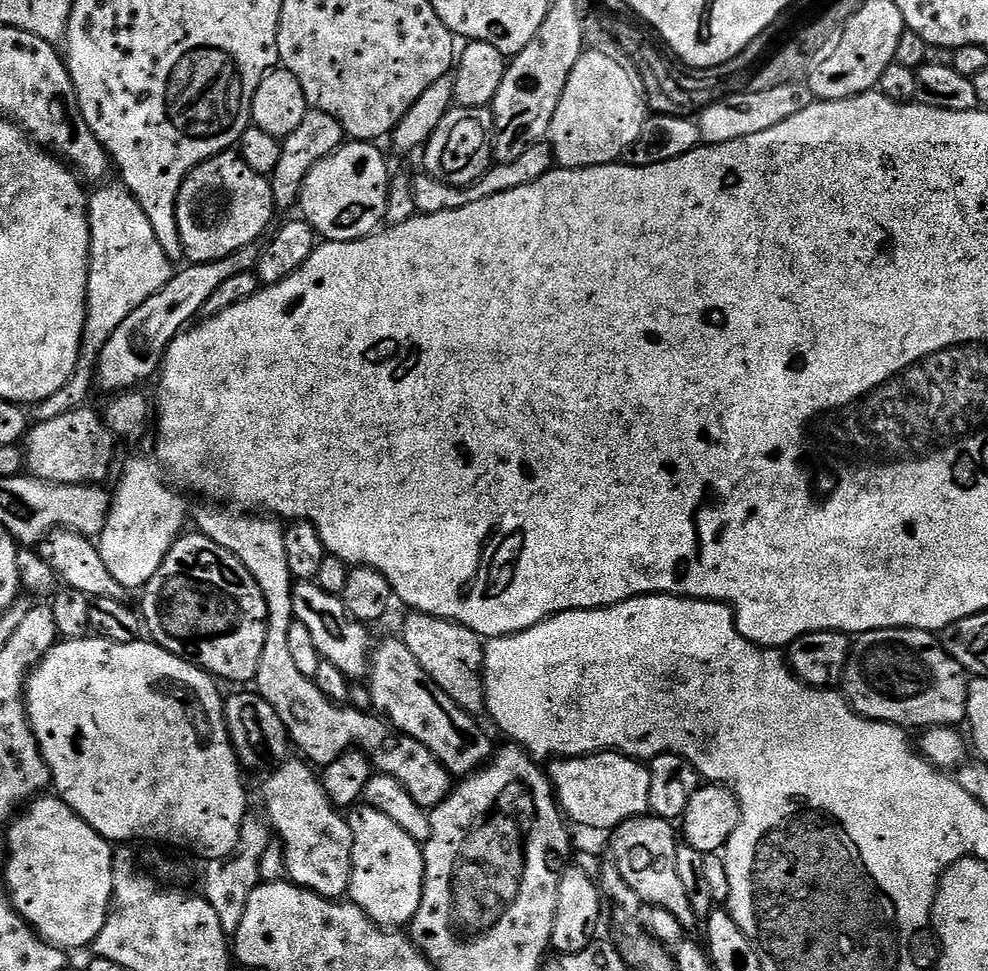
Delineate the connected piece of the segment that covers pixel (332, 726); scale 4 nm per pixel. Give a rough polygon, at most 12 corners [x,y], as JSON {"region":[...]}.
{"region":[[228,506],[195,531],[266,598],[254,688],[316,766],[355,748],[438,807],[454,777],[422,742],[341,706],[294,663],[285,525]]}

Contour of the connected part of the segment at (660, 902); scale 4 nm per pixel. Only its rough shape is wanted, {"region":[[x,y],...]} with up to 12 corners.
{"region":[[651,814],[610,833],[611,859],[645,905],[698,924],[676,865],[673,821]]}

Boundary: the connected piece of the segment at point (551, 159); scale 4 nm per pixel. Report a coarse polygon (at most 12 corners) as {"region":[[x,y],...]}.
{"region":[[551,143],[493,163],[464,188],[413,175],[417,213],[458,210],[552,171]]}

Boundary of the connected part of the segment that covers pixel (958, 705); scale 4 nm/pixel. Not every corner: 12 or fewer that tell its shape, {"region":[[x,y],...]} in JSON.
{"region":[[933,633],[855,637],[842,695],[905,730],[965,723],[969,673]]}

